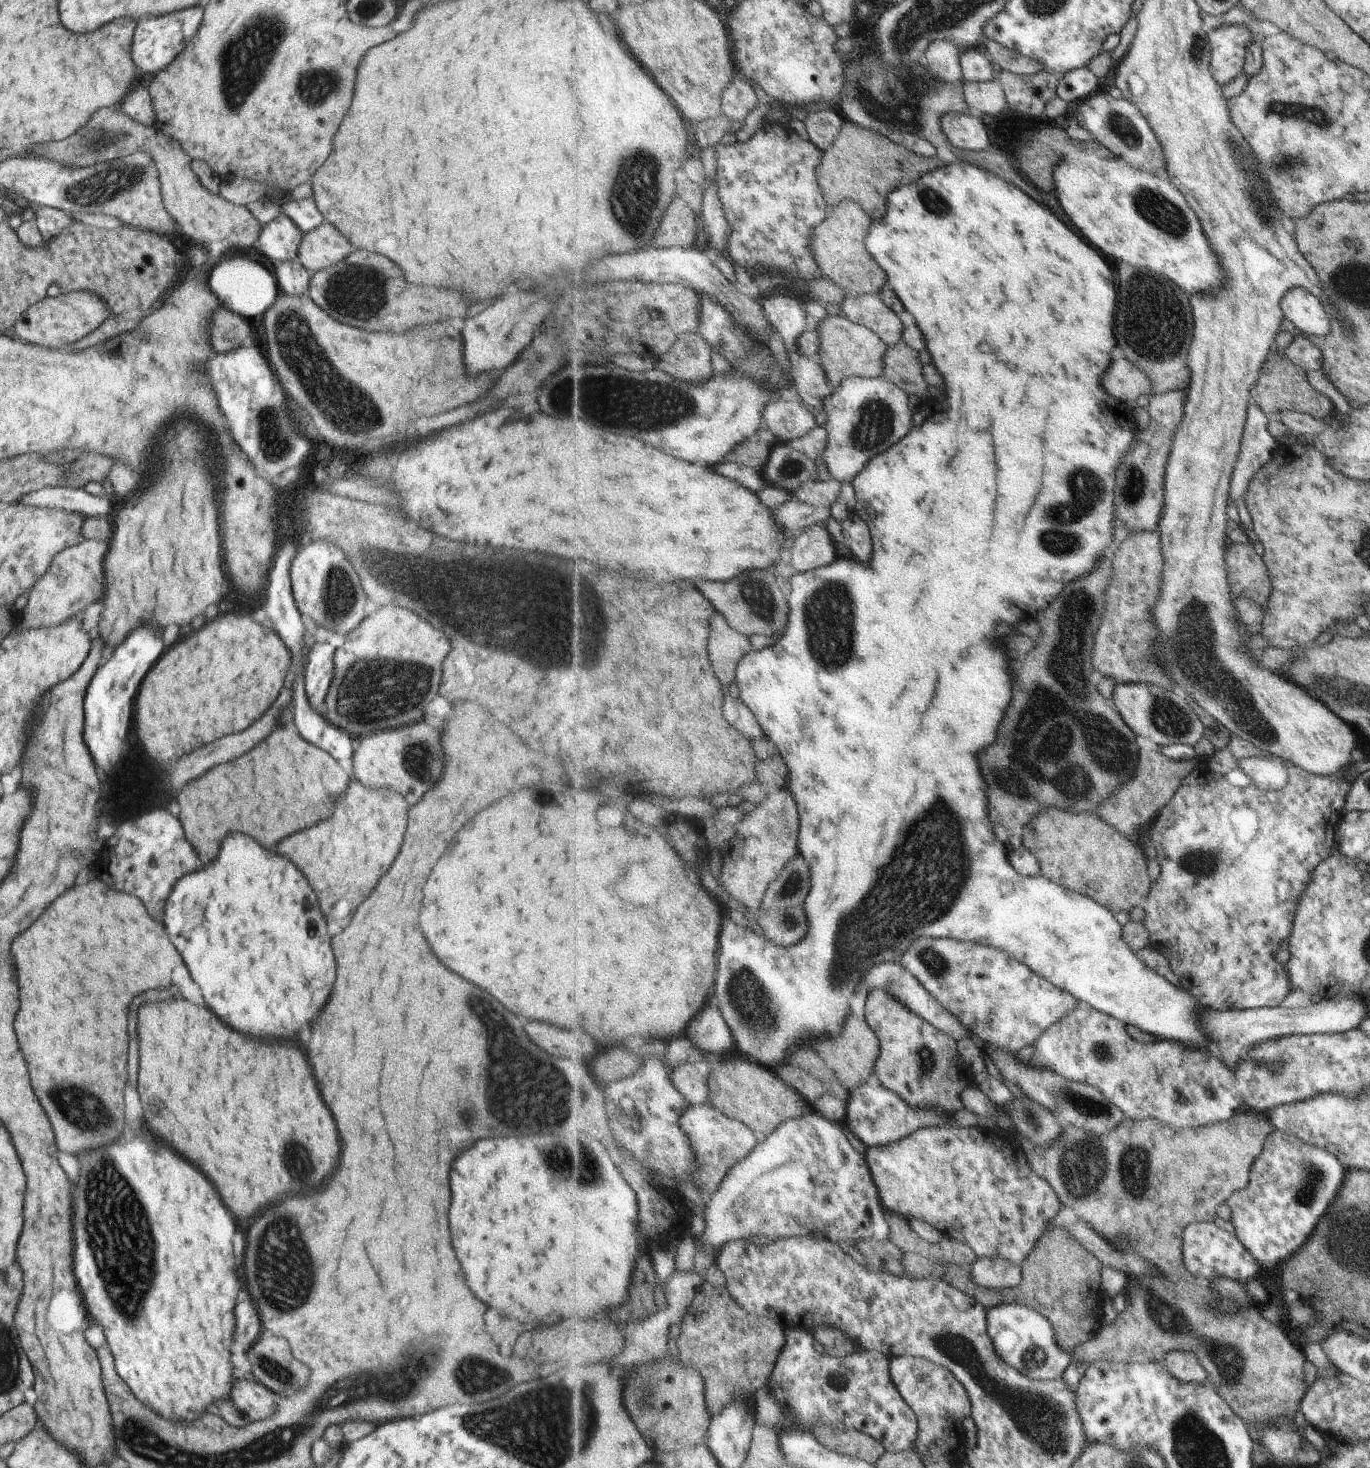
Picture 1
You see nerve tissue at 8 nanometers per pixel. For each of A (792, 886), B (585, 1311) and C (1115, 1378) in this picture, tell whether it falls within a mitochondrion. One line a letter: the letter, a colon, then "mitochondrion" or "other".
A: mitochondrion
B: other
C: other

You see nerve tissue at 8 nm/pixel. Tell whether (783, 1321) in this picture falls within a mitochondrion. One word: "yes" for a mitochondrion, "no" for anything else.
no

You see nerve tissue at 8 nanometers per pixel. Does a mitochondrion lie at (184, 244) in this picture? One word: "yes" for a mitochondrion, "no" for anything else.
no

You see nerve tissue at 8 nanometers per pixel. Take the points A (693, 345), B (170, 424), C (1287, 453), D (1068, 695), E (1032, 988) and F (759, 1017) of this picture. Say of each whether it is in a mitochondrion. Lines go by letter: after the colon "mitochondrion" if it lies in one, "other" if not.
A: other
B: other
C: other
D: mitochondrion
E: other
F: mitochondrion

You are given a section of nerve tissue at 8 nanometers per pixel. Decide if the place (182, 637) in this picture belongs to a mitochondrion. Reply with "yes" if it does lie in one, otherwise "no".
no

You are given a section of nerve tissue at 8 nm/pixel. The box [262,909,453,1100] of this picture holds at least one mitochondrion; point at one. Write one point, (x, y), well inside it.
(332, 1076)

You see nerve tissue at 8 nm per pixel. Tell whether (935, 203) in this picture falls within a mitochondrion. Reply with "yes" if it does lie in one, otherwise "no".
yes

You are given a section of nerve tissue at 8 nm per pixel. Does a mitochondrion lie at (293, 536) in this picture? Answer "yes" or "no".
no

